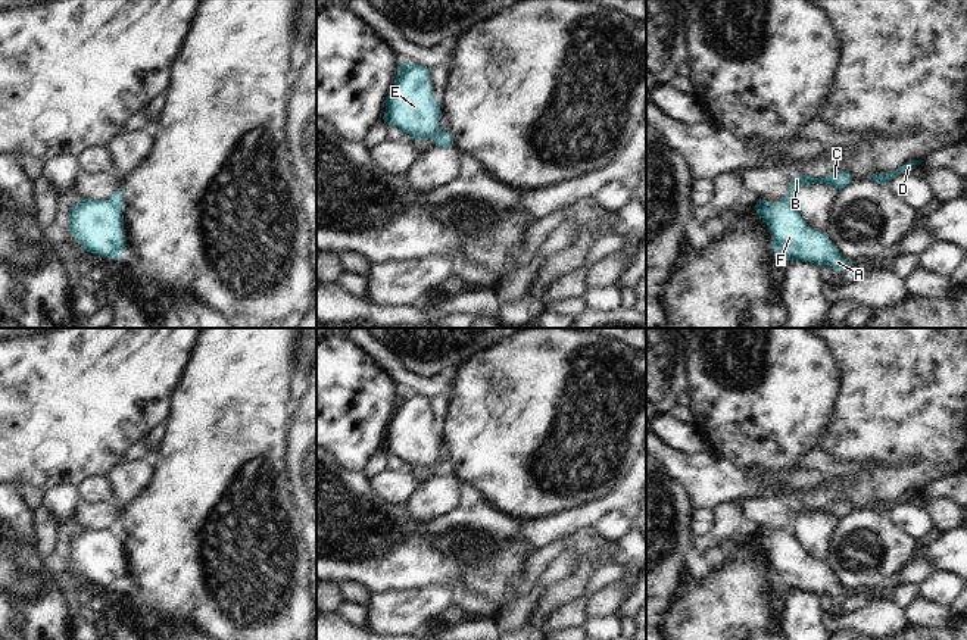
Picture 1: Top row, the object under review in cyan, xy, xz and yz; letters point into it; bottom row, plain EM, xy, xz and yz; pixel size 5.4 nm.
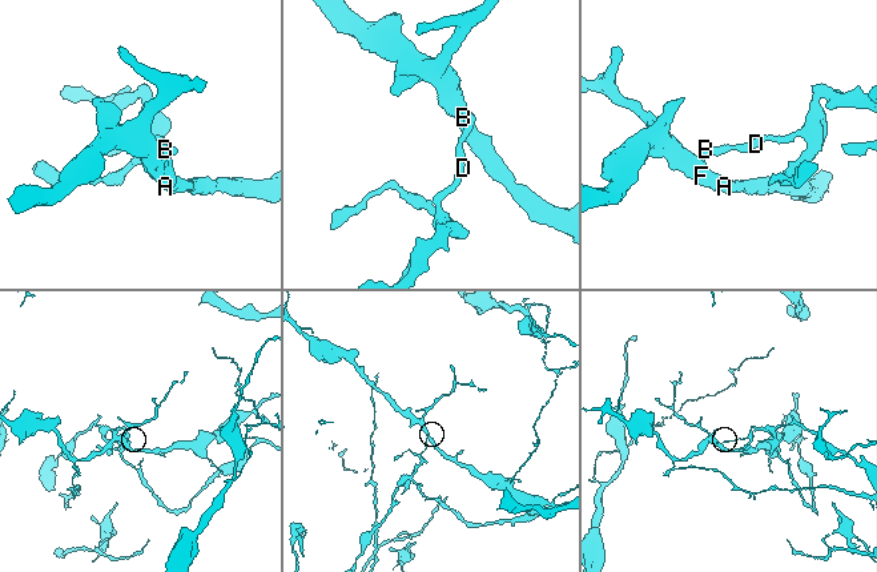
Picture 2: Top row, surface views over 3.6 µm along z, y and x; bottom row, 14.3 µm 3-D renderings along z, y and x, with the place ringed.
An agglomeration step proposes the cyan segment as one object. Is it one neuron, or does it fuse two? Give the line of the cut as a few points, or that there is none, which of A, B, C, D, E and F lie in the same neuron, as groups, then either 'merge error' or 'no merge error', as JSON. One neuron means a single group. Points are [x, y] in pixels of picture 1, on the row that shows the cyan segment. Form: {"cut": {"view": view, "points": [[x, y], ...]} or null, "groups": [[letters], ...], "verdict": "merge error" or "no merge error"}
{"cut": {"view": "xy", "points": [[109, 199], [121, 212]]}, "groups": [["A", "E", "F"], ["B", "C", "D"]], "verdict": "merge error"}

